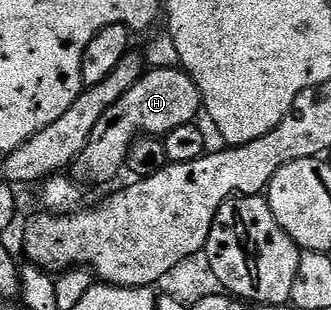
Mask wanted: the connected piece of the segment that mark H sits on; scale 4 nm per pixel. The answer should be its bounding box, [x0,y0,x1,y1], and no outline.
[73,68,201,185]

